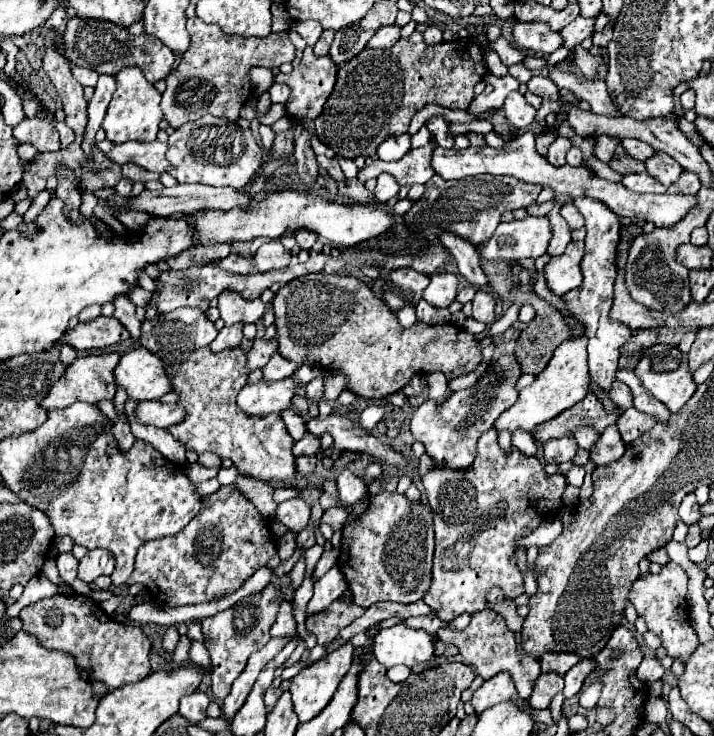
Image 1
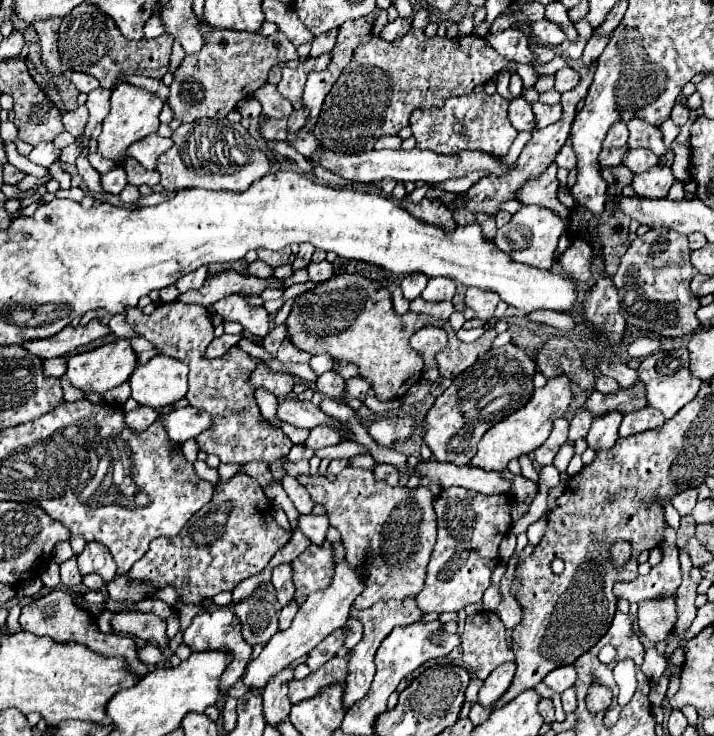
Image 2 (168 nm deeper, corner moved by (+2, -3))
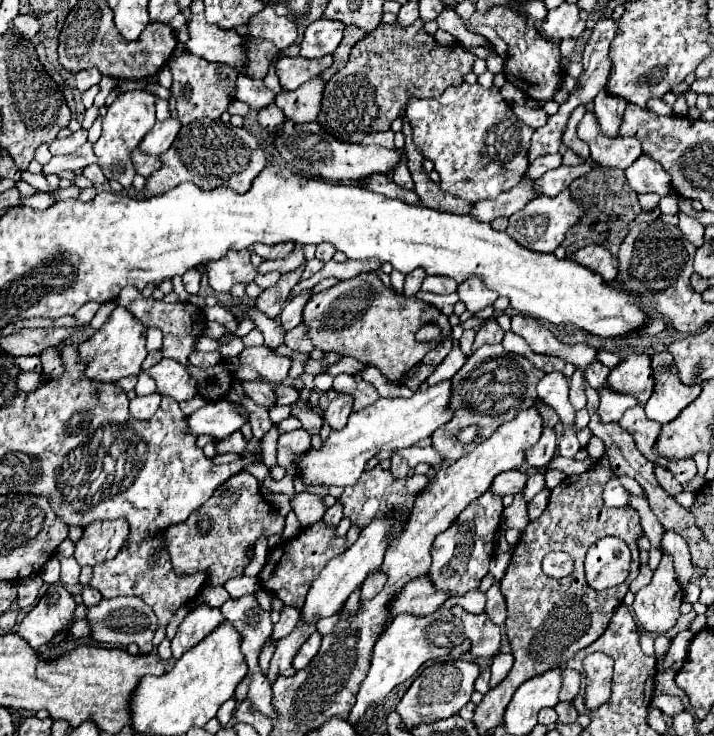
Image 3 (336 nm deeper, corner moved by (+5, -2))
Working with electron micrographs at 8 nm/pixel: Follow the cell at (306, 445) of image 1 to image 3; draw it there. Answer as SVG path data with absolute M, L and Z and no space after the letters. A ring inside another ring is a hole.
M340 394L336 400L330 402L328 410L324 412L324 420L330 424L332 430L340 430L342 426L346 426L350 412L352 412L352 396Z

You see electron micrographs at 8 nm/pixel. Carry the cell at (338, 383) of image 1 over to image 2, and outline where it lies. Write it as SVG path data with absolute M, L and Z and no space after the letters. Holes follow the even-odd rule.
M355 377L355 379L347 379L347 393L345 397L359 397L361 401L365 399L365 393L369 391L369 381L367 379L361 379L361 377Z

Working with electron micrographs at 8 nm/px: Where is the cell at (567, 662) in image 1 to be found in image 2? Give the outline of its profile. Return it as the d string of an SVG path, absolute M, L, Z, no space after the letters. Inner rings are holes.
M573 665L557 667L557 669L553 669L553 671L543 679L543 683L545 683L547 687L551 687L553 691L557 691L557 693L563 693L565 689L573 687L575 681L577 681L577 671L575 671Z

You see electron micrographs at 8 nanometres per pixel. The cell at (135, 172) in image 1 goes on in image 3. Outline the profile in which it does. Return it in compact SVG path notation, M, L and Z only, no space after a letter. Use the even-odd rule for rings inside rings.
M134 150L130 154L130 160L132 160L134 168L136 168L136 174L140 174L144 178L150 178L158 170L158 166L160 166L160 160L156 156L146 156L140 150Z

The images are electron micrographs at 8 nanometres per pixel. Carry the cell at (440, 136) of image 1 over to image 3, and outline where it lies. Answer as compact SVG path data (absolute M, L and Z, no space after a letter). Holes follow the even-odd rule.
M464 82L460 86L450 86L450 90L446 90L440 98L410 100L410 106L406 106L406 118L412 126L412 142L424 158L434 162L434 170L440 176L440 188L456 198L468 202L496 198L500 192L516 186L528 168L526 150L534 130L514 118L512 106L502 98L496 86L482 88L480 84L470 86Z

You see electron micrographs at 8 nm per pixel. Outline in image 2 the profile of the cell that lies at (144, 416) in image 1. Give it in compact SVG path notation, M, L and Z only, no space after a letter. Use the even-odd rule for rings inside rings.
M191 405L185 409L173 409L169 415L165 415L163 423L167 427L169 437L177 443L195 439L197 435L201 435L201 431L207 431L213 425L211 415L207 411L199 411Z

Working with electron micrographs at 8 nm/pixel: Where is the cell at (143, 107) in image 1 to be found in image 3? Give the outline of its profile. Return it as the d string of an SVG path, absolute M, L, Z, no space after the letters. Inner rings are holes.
M146 90L118 94L118 98L108 106L108 112L106 112L104 124L102 124L102 136L94 144L94 154L98 156L98 166L102 168L104 176L108 180L120 182L126 190L132 186L132 178L134 178L134 166L130 162L130 152L140 144L140 140L154 126L156 100L158 100L158 96L152 92L146 92Z

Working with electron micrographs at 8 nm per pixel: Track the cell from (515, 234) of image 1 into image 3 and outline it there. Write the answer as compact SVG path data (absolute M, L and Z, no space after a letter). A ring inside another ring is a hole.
M564 190L562 194L548 198L548 196L538 196L534 198L534 202L528 202L522 210L518 210L516 214L512 214L508 218L508 228L506 234L510 234L520 246L534 250L534 252L542 252L542 254L550 254L554 252L560 242L564 240L564 234L570 226L574 226L580 218L580 208L572 202L570 192Z

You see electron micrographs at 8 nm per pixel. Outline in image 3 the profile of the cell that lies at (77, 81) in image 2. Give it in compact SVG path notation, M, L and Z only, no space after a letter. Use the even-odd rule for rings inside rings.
M94 68L82 70L82 72L76 74L76 88L78 88L80 92L84 92L84 90L88 90L90 86L98 84L100 80L102 80L102 74L100 74L98 70L94 70Z

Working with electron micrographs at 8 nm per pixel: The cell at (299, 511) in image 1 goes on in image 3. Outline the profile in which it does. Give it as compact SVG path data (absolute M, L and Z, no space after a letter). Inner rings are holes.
M336 502L332 508L326 510L322 522L324 522L326 526L338 526L340 520L342 520L342 506L340 506L340 502Z

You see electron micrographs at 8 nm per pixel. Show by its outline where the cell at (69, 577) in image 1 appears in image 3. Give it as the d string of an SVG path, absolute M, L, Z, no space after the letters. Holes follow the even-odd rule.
M62 558L62 572L60 572L60 582L66 584L78 584L78 576L80 576L80 566L74 558Z

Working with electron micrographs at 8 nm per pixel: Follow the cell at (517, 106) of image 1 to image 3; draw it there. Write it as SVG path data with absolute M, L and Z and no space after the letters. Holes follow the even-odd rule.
M514 106L514 114L520 122L524 122L526 126L530 128L540 128L546 124L548 116L542 112L542 110L534 110L534 108L528 108L528 106Z

